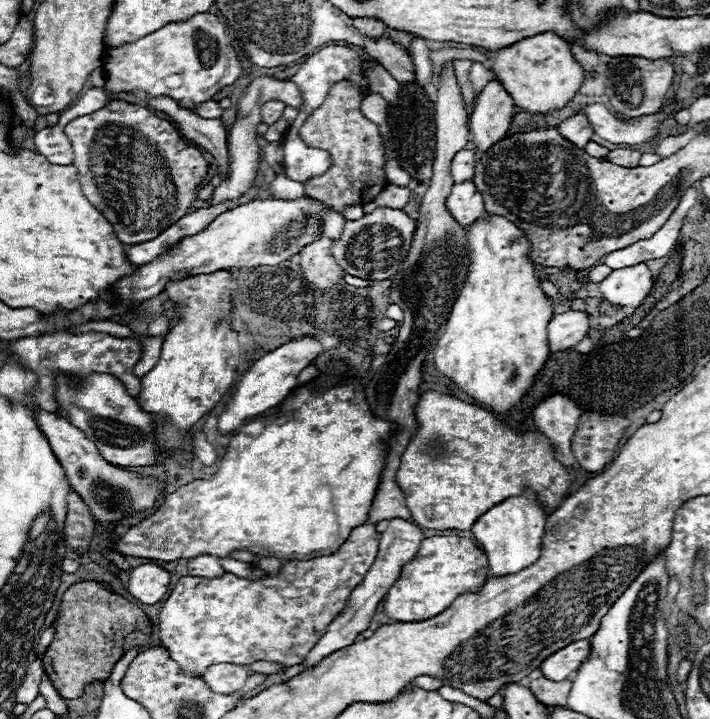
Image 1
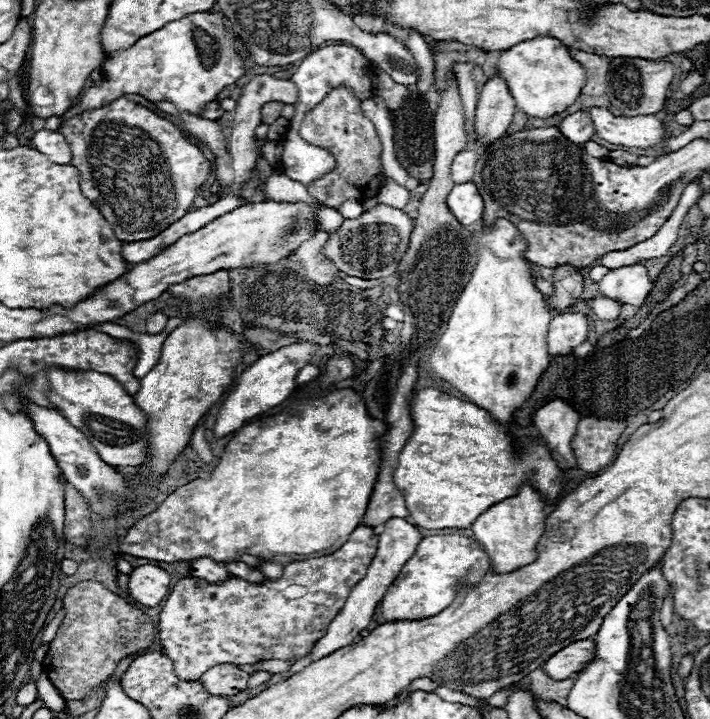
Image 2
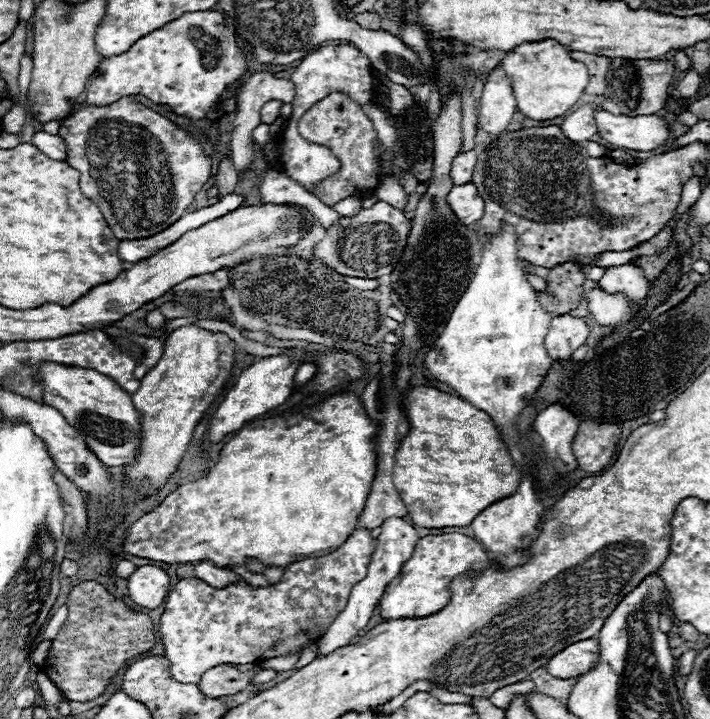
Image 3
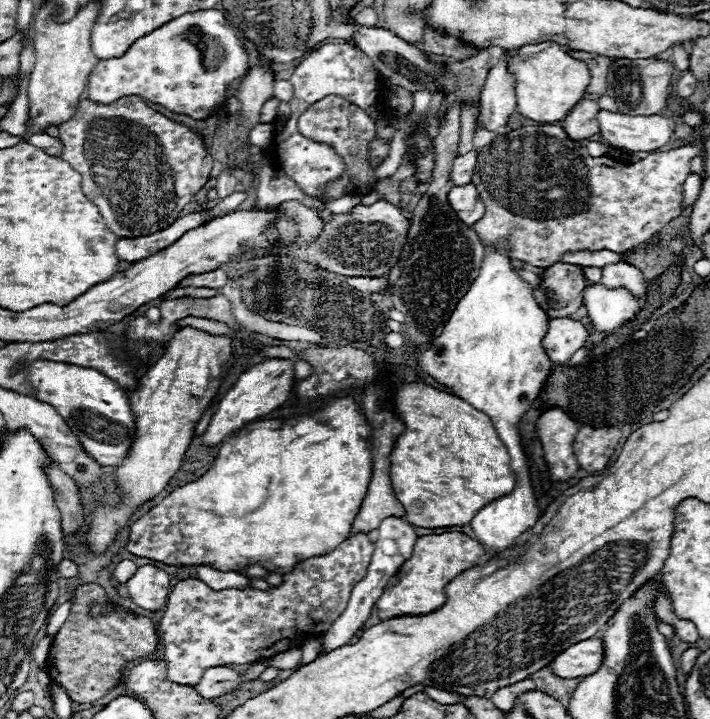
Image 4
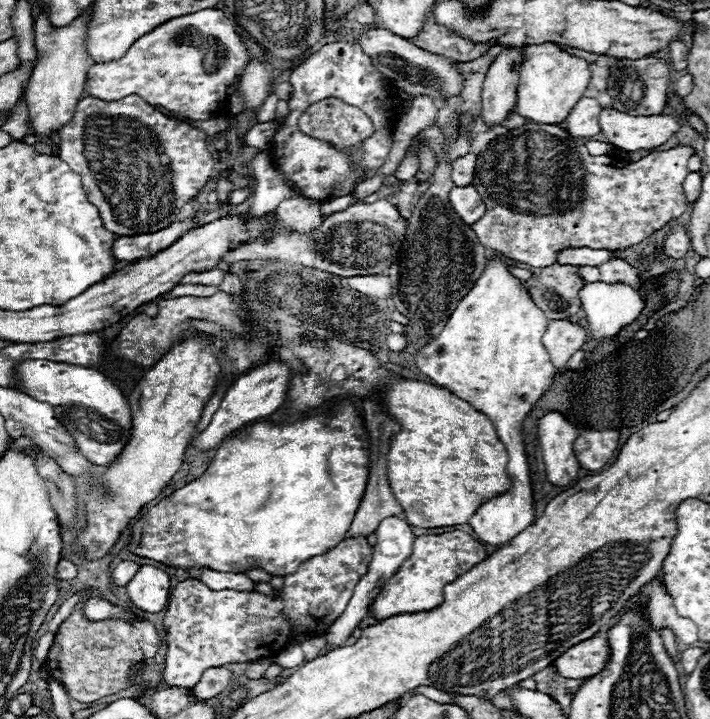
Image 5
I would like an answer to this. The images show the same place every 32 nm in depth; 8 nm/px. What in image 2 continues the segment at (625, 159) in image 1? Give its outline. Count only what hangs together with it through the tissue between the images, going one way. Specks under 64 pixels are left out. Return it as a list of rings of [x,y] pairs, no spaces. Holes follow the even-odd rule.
[[[612,150],[612,152],[608,152],[606,158],[620,166],[636,166],[638,164],[638,154],[632,154],[628,150]]]

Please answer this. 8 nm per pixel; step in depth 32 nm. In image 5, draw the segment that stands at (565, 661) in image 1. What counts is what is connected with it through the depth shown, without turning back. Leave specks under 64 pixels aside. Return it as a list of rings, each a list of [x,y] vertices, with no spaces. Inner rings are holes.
[[[594,636],[566,650],[554,660],[554,666],[564,678],[590,678],[590,674],[598,674],[598,670],[602,670],[606,664],[606,654],[606,640]]]

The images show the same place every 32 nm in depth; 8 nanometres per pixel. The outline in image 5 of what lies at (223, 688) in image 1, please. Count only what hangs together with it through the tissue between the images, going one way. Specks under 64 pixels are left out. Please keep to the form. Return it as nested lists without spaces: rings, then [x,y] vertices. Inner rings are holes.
[[[208,668],[202,674],[200,682],[192,690],[194,690],[194,694],[198,694],[198,698],[210,700],[210,698],[214,698],[214,696],[218,696],[226,690],[232,690],[236,682],[238,682],[238,678],[230,670],[226,670],[226,668]]]

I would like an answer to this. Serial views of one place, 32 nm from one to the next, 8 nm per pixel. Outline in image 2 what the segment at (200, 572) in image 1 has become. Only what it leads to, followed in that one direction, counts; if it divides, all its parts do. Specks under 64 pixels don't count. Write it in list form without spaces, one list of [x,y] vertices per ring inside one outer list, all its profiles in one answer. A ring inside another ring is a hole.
[[[198,558],[190,562],[190,574],[196,578],[206,578],[208,582],[220,582],[222,578],[230,576],[222,564],[212,558]]]

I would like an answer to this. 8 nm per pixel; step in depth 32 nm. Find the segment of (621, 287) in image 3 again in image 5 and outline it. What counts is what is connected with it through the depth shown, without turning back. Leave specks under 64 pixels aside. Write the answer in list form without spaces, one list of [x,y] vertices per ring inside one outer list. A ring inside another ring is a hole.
[[[616,258],[614,262],[606,262],[600,268],[600,276],[602,282],[606,284],[614,284],[614,282],[624,282],[630,284],[632,288],[636,288],[638,292],[642,290],[642,282],[640,282],[640,272],[636,268],[632,268],[628,262],[624,262],[622,258]]]

